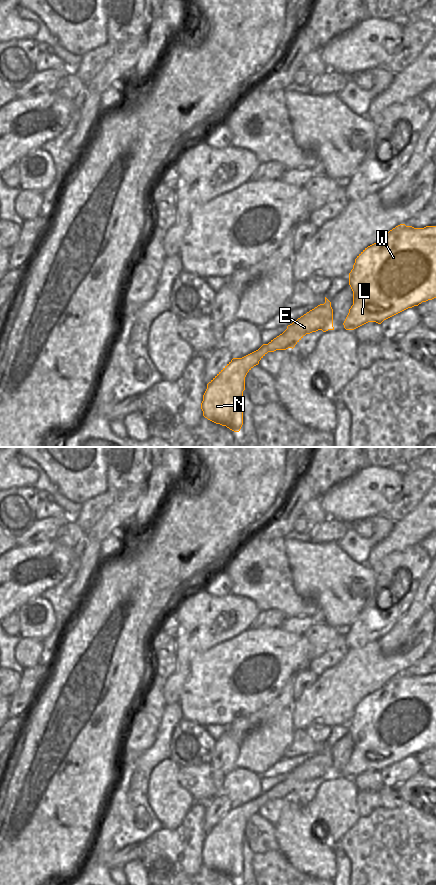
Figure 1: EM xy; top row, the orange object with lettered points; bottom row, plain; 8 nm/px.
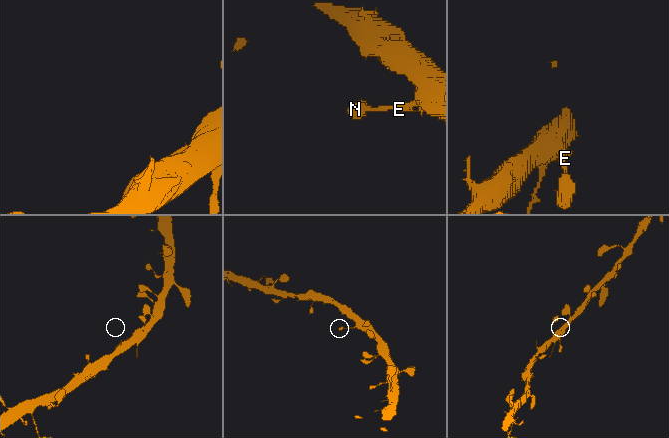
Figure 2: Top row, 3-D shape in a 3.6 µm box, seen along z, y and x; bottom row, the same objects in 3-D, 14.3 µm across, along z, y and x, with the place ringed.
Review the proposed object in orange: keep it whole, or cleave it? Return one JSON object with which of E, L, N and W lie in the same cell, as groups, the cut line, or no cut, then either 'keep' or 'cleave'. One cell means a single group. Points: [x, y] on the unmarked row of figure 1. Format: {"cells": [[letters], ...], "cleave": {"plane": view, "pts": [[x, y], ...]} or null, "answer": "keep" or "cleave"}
{"cells": [["E", "L", "N", "W"]], "cleave": null, "answer": "keep"}

